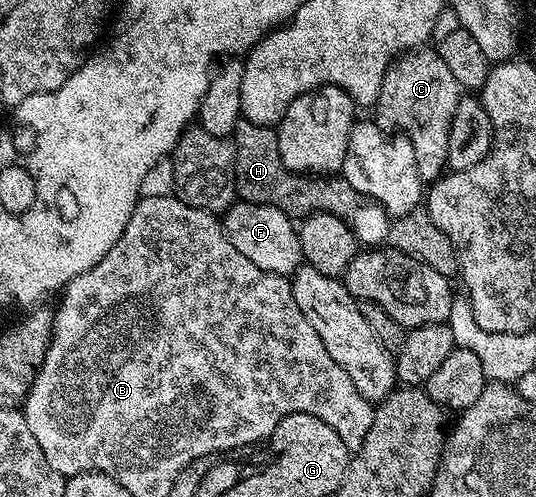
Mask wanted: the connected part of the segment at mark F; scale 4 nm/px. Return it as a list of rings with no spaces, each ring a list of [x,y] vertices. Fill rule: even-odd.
[[[238,199],[230,206],[229,211],[224,213],[223,227],[231,246],[235,246],[235,250],[239,250],[243,258],[255,262],[259,270],[292,277],[293,273],[302,267],[301,247],[295,224],[283,210]]]

